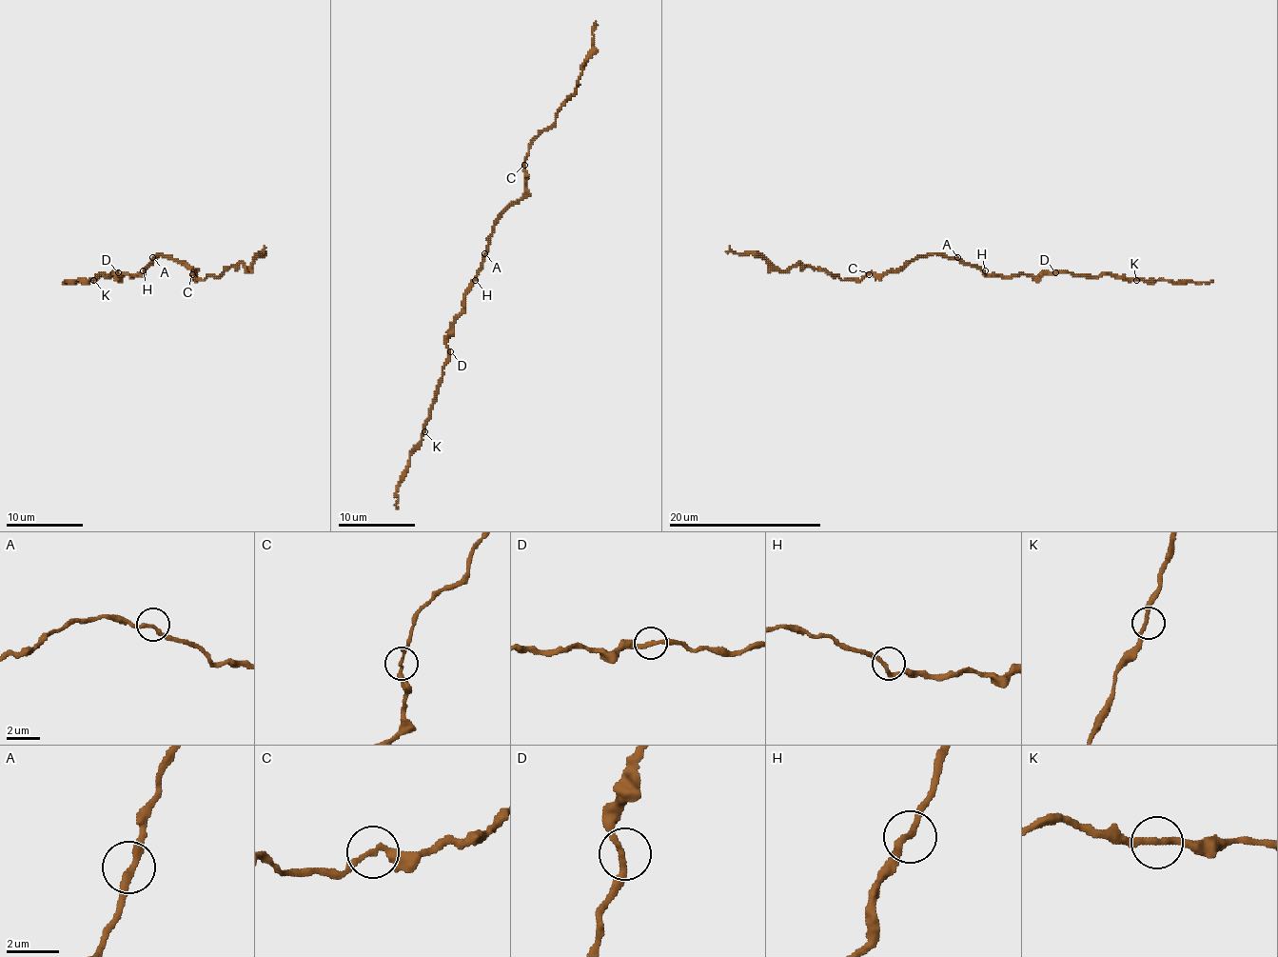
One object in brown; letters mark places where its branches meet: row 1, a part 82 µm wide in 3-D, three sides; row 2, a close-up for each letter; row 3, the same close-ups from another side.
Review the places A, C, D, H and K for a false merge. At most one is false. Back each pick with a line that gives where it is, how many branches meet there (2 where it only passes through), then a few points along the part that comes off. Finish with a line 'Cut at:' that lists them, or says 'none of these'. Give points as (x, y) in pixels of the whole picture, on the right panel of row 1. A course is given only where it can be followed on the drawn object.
Cut at: none of these

